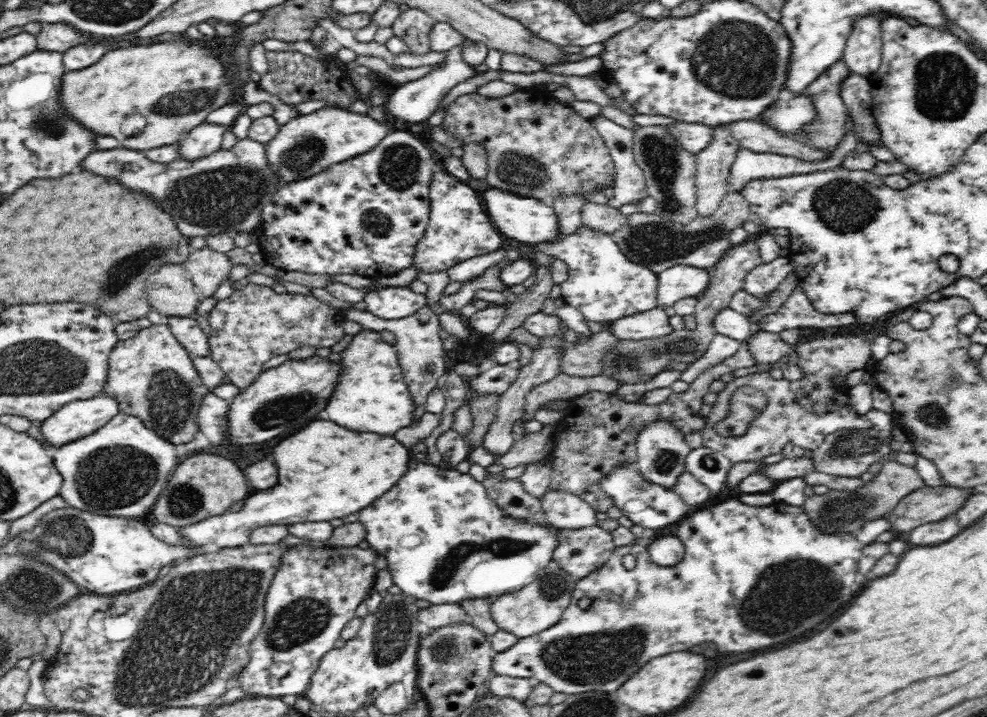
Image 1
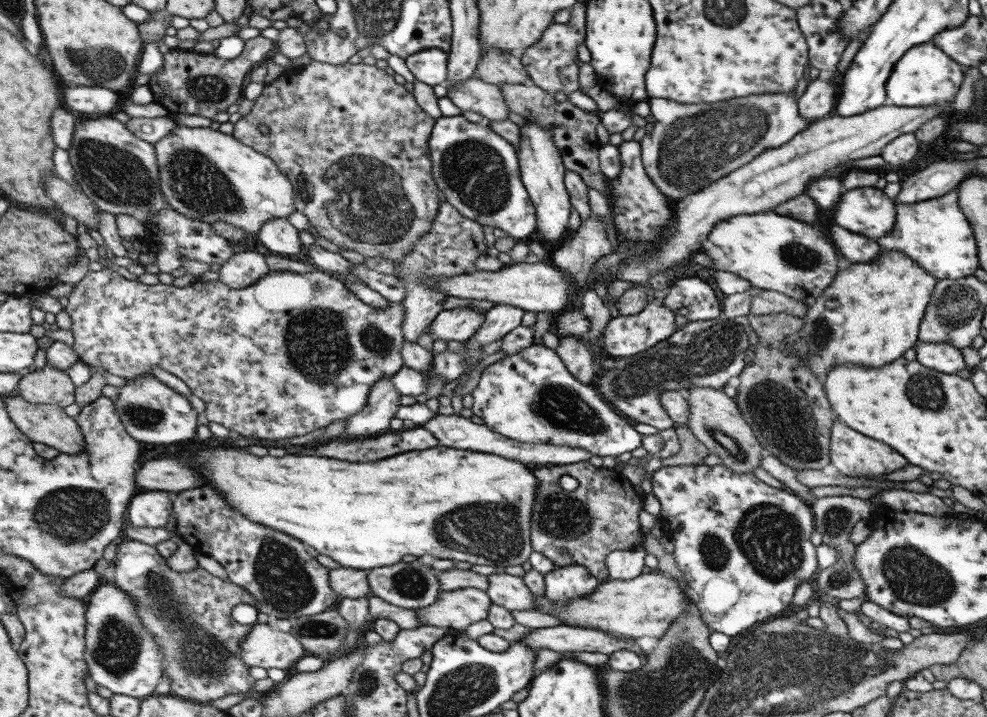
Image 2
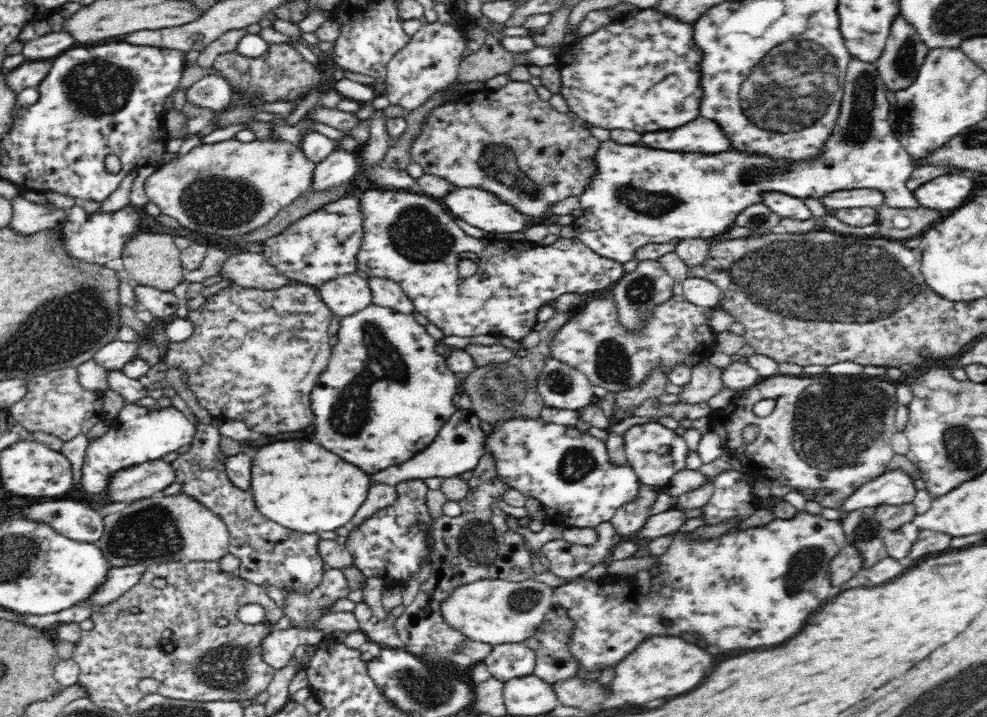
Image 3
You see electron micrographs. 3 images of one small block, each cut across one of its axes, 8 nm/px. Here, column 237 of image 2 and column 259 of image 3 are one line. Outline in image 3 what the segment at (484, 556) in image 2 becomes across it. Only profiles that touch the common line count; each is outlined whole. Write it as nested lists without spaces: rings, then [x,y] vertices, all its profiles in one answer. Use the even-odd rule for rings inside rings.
[[[276,442],[264,446],[252,460],[250,492],[256,508],[272,523],[302,534],[317,534],[344,527],[367,498],[368,476],[310,442]]]

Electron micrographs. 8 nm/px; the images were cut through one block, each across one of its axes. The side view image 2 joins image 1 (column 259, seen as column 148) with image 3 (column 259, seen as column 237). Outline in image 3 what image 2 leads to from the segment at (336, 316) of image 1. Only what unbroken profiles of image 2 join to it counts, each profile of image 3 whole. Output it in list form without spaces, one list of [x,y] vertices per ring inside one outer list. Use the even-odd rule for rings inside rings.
[[[290,282],[272,290],[242,288],[235,284],[229,285],[204,301],[203,305],[198,309],[188,312],[187,318],[194,323],[194,334],[188,340],[184,340],[184,342],[169,342],[165,355],[160,359],[164,362],[166,368],[174,368],[174,370],[178,370],[181,374],[186,374],[185,386],[196,396],[196,402],[217,420],[237,420],[246,424],[250,430],[256,431],[259,434],[266,434],[266,436],[274,436],[274,434],[282,434],[282,432],[284,434],[286,432],[298,432],[298,430],[308,428],[312,424],[312,420],[314,420],[314,414],[310,412],[312,410],[310,396],[312,390],[317,385],[320,374],[326,370],[328,359],[331,355],[333,340],[328,335],[328,328],[330,328],[330,322],[332,322],[333,317],[333,312],[322,302],[317,290],[312,285]]]

